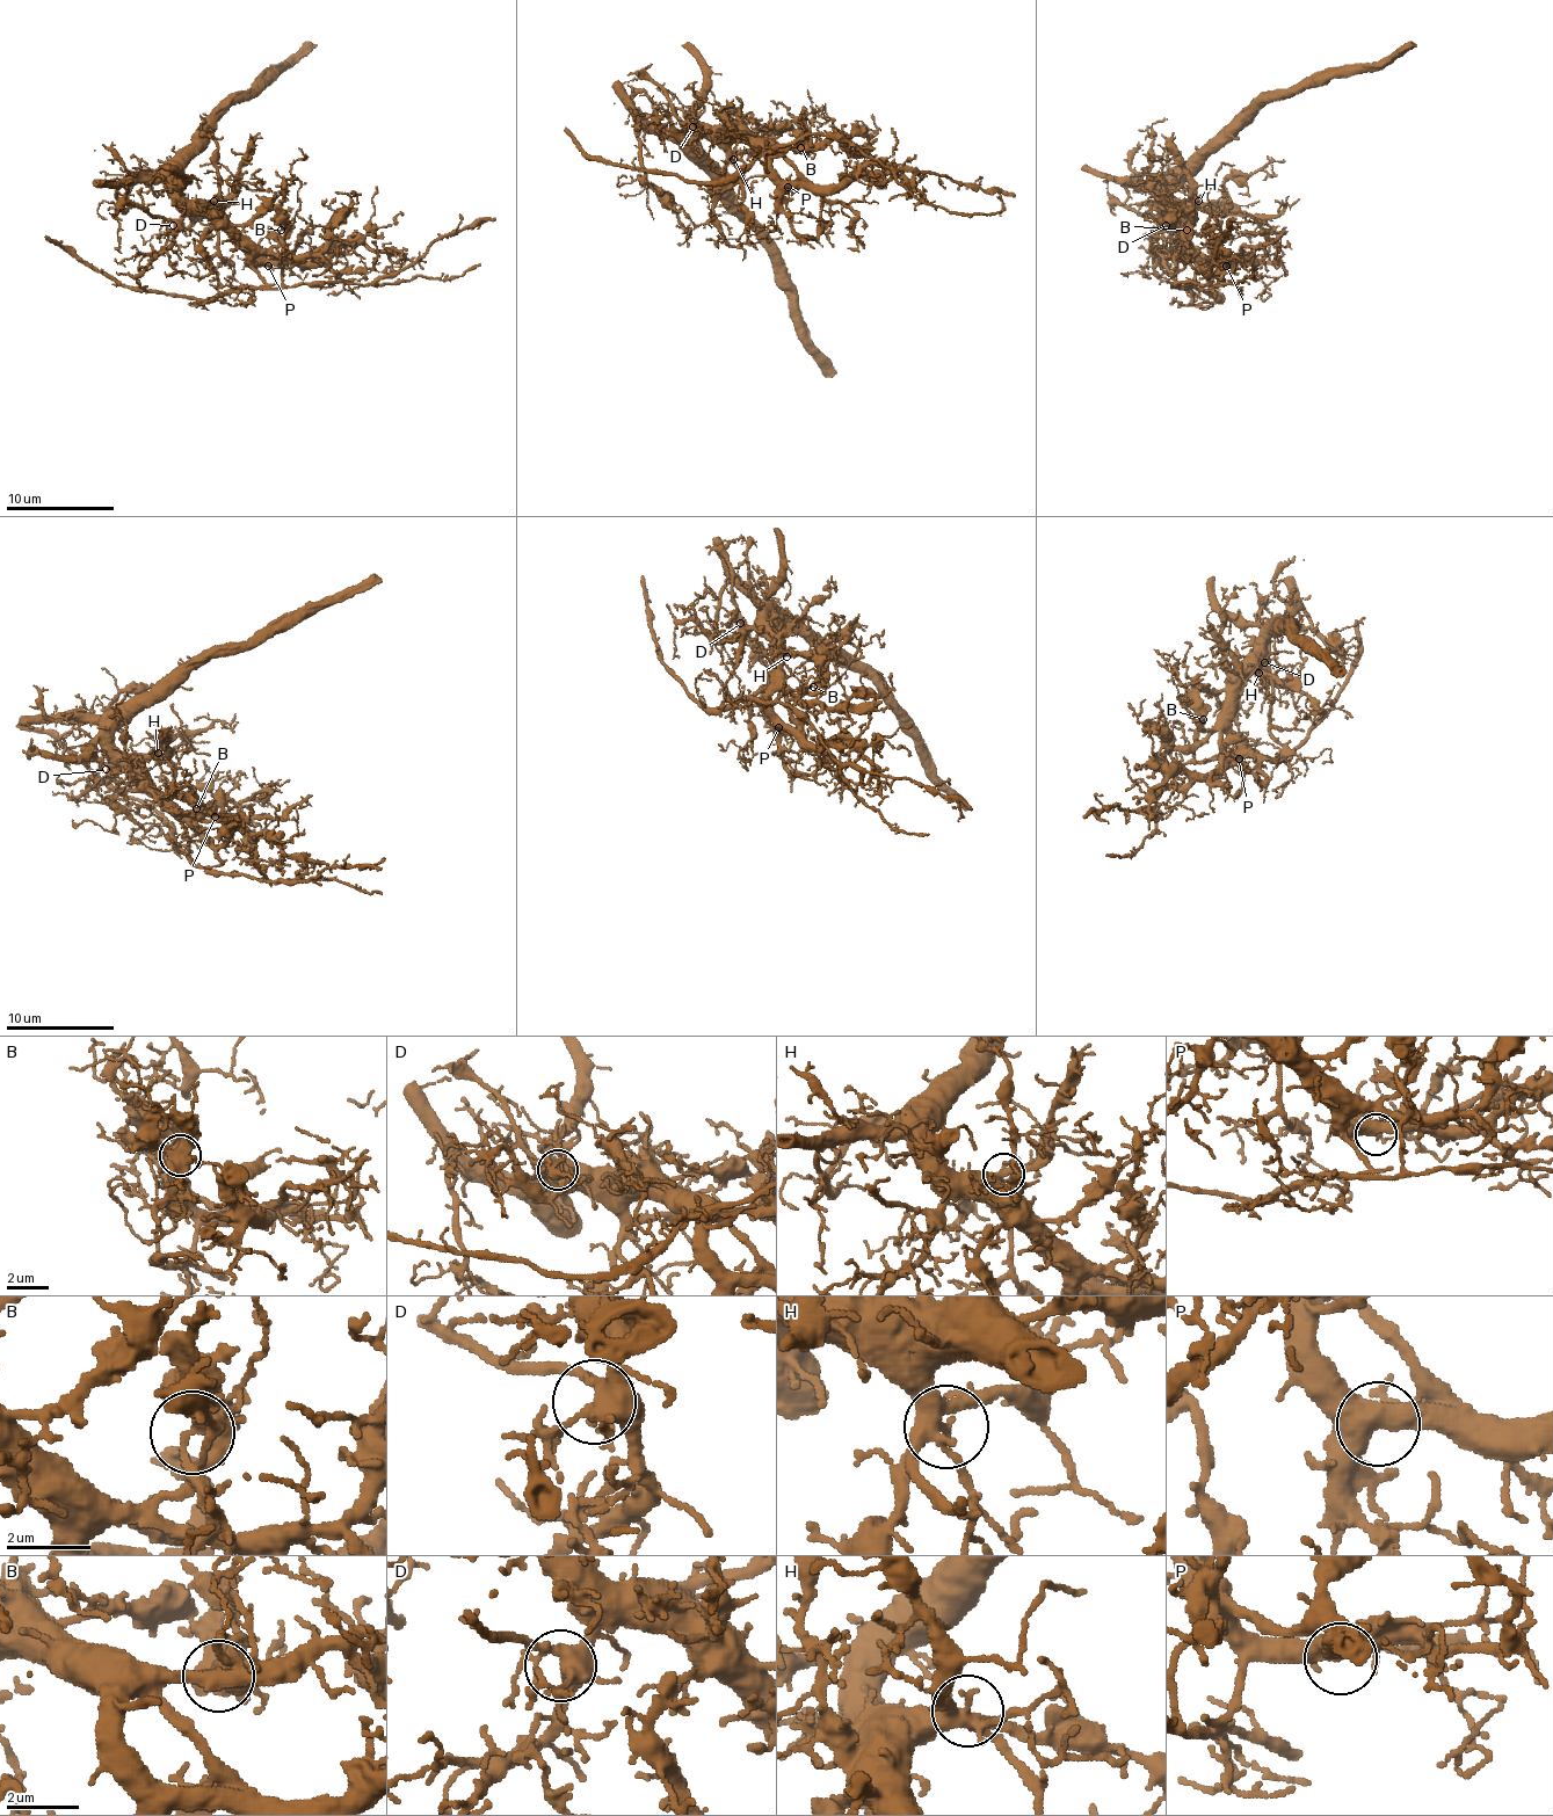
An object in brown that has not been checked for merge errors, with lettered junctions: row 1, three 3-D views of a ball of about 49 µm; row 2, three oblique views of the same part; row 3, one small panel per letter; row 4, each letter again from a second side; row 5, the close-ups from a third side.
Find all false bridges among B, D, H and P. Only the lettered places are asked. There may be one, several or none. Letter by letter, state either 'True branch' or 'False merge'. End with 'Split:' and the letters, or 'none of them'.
B: False merge
D: True branch
H: True branch
P: True branch
Split: B

